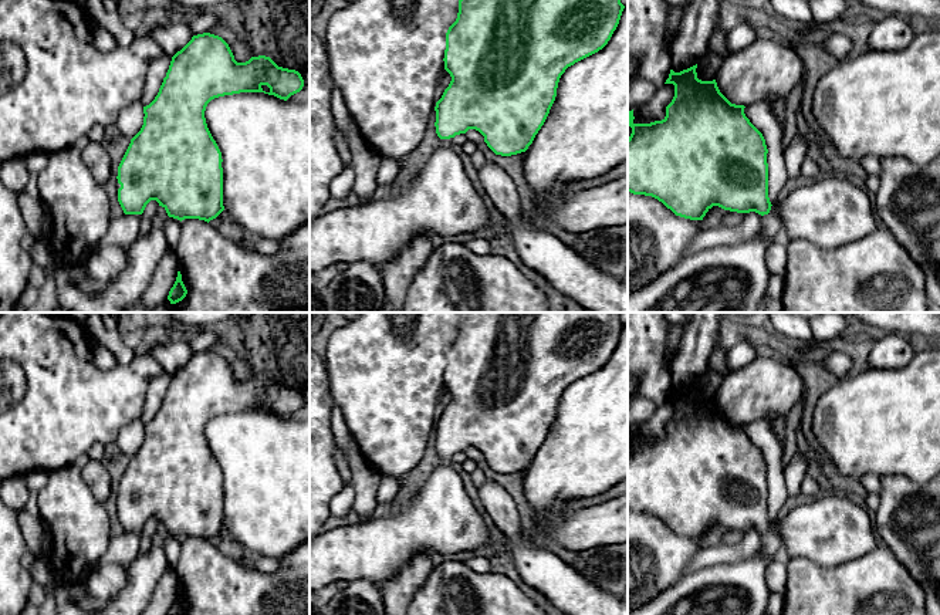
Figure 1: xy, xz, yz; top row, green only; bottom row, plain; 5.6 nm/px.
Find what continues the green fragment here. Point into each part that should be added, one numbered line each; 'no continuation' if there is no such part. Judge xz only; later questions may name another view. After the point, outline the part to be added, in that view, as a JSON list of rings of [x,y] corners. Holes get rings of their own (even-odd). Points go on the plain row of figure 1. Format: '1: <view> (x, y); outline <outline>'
1: xz (440, 519); outline [[[453,457],[440,464],[400,511],[379,511],[365,521],[310,540],[310,592],[337,581],[366,579],[382,588],[416,554],[486,554],[496,544],[467,496]]]

